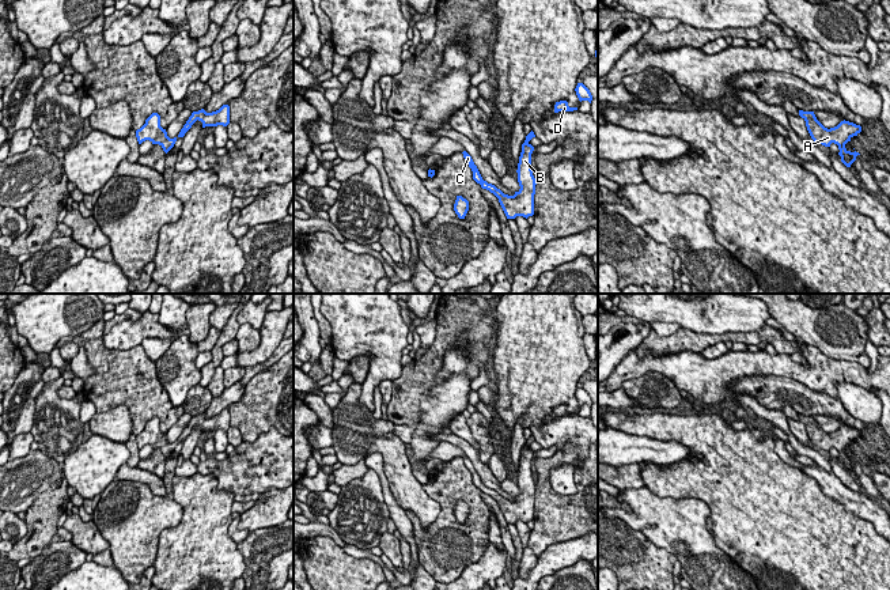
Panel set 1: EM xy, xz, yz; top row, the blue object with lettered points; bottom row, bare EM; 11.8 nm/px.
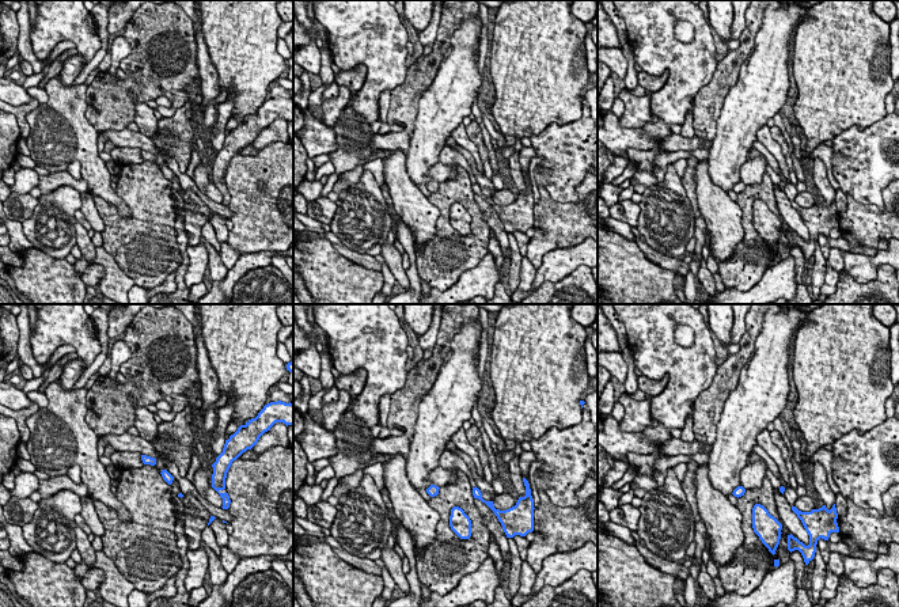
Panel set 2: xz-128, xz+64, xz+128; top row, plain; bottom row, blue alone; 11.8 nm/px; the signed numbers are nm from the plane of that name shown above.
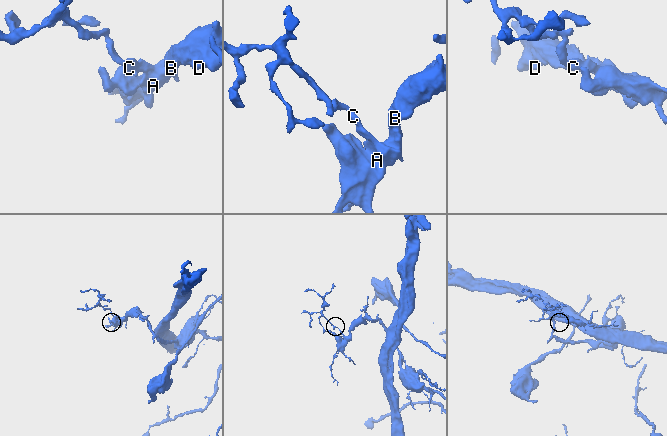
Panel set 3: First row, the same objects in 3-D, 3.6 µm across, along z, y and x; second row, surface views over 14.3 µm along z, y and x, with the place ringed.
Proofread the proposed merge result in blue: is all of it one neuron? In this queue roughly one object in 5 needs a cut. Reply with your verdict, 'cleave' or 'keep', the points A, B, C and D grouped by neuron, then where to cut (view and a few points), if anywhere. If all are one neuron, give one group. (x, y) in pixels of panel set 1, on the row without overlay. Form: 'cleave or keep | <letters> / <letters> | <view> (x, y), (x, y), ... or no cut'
keep | A B C D | no cut

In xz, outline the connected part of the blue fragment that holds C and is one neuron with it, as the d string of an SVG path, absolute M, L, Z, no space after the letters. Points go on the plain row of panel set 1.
M531 435L522 449L522 457L516 474L520 493L515 496L514 500L504 499L495 489L484 485L471 461L466 455L462 457L466 468L473 476L473 484L480 488L482 493L489 495L499 503L507 523L515 523L516 521L523 521L527 523L534 519L534 499L537 489L531 474L531 458L534 451L529 447L533 442L535 442L535 439Z

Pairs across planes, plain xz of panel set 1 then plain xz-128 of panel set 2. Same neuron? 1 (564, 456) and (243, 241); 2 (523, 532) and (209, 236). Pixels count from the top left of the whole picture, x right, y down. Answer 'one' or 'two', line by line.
1: one
2: two

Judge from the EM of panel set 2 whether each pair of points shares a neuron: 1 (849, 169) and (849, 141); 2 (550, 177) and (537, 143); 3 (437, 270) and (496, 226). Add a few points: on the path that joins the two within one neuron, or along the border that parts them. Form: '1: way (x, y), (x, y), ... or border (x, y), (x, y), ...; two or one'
1: way (849, 162), (849, 148); one
2: way (547, 169), (547, 154), (545, 151); one
3: border (475, 201), (482, 219), (492, 231); two

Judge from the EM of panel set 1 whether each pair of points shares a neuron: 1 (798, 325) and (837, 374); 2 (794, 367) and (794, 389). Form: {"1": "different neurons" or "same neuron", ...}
{"1": "different neurons", "2": "different neurons"}

